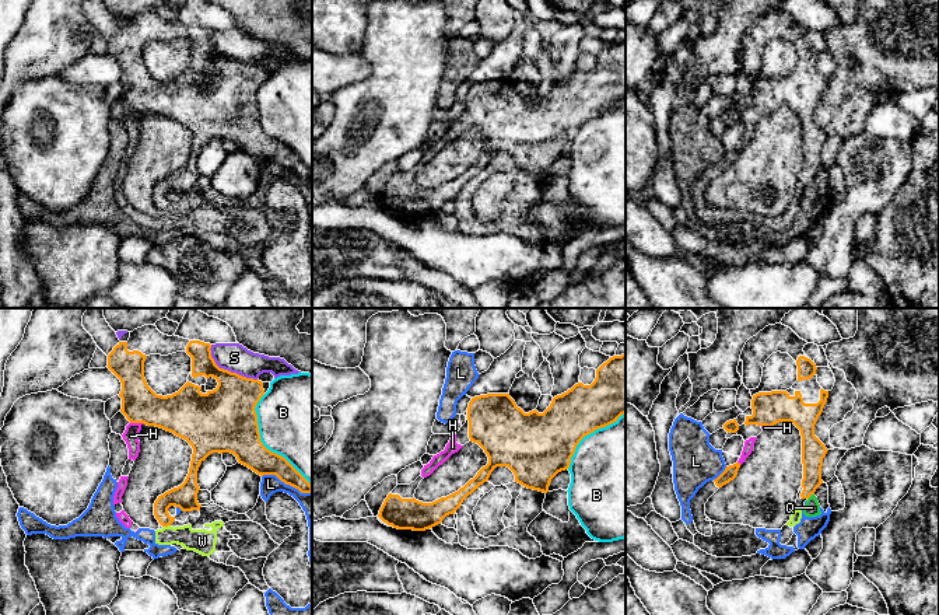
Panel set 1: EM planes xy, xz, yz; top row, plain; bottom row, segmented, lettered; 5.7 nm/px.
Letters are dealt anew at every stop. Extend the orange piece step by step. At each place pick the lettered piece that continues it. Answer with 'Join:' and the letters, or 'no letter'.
Join: H

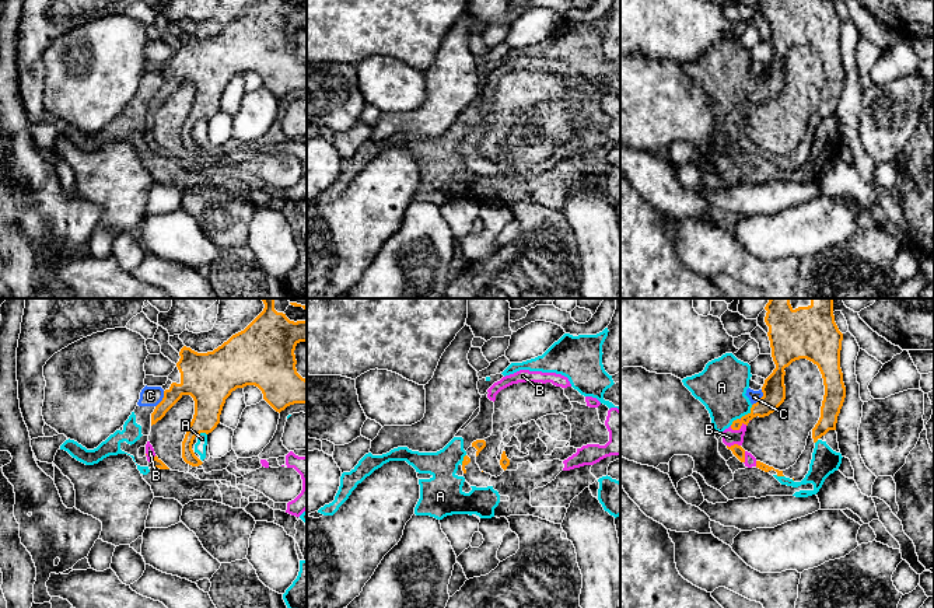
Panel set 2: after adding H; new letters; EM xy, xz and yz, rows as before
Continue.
Join: B

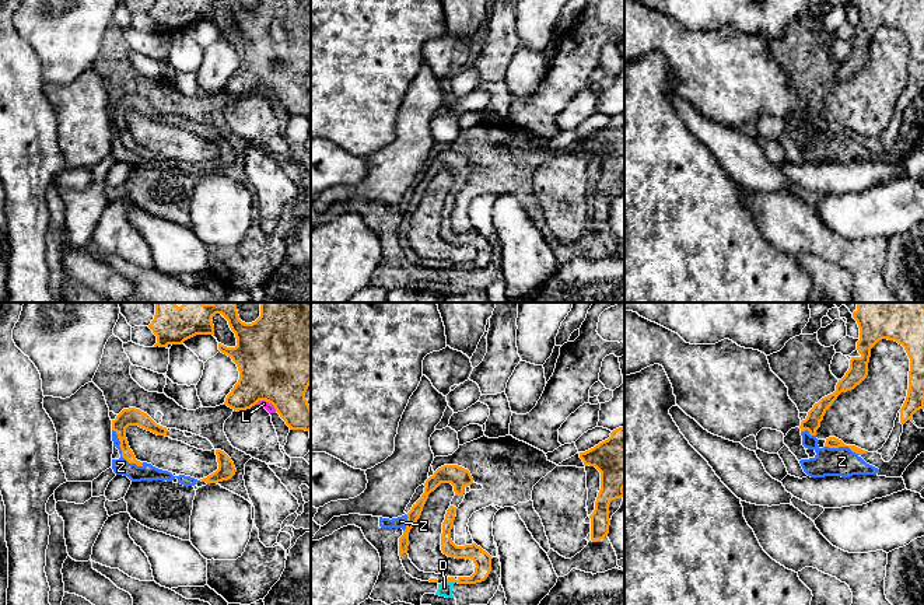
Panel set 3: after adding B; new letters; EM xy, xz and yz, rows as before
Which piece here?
Join: no letter

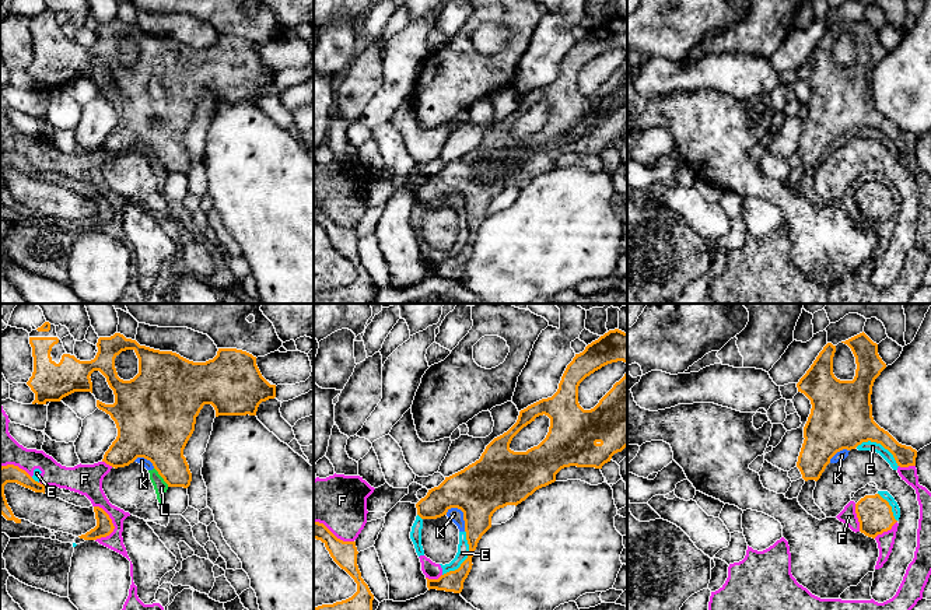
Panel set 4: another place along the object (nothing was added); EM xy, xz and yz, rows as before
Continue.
Join: no letter

